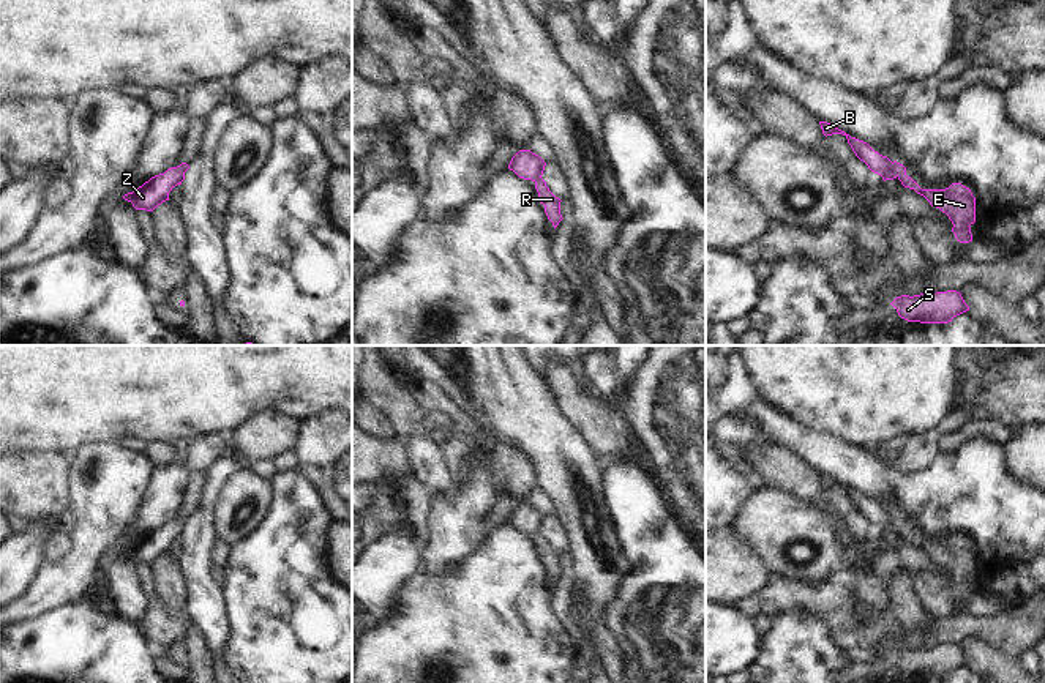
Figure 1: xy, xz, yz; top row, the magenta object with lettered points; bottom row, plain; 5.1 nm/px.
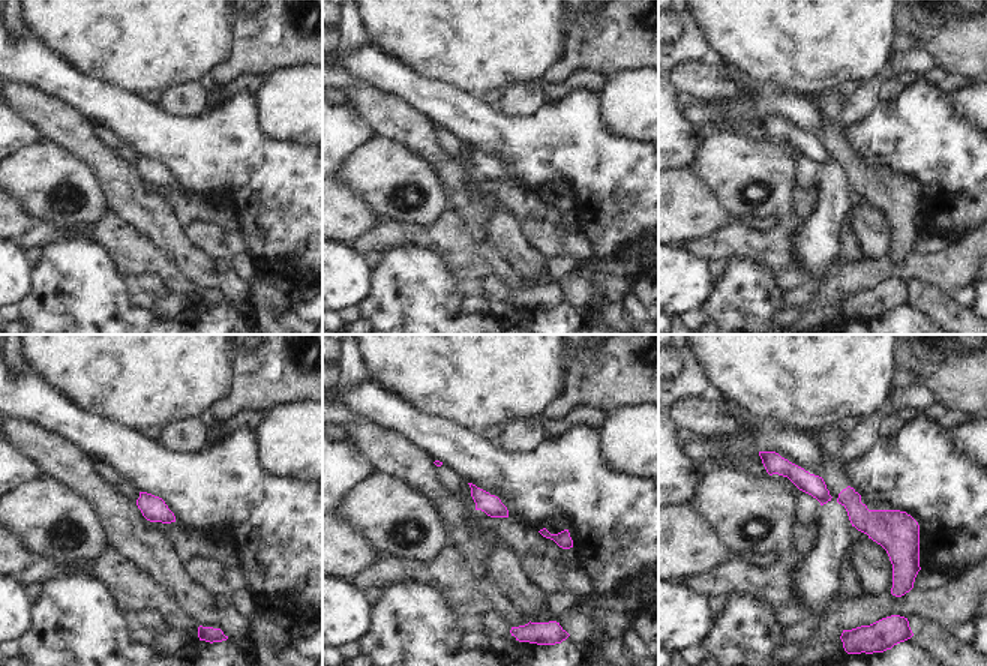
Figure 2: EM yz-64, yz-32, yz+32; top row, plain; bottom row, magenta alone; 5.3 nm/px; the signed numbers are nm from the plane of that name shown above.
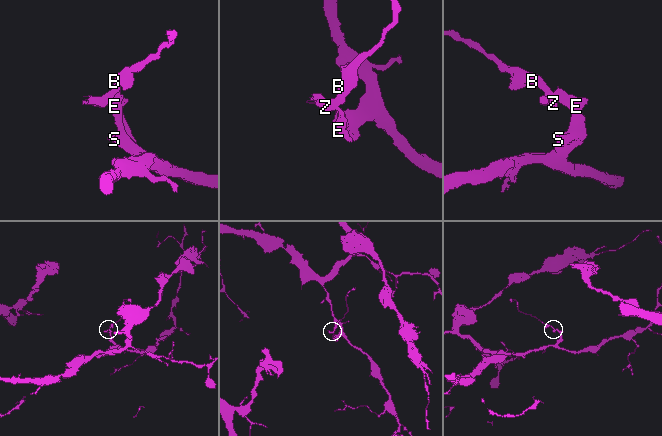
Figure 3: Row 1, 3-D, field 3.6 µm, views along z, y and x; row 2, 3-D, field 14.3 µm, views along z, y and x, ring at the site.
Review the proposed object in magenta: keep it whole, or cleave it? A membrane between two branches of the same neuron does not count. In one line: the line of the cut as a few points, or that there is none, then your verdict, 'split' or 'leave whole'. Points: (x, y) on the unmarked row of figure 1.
cut yz (891, 516), (897, 529); split

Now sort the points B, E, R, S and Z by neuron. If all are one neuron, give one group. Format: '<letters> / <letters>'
B Z / E R S

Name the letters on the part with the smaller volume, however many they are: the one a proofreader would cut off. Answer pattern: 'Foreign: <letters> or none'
Foreign: B, Z

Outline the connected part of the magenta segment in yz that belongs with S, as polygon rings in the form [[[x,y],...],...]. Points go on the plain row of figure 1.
[[[957,644],[936,645],[933,648],[901,648],[890,658],[901,672],[920,677],[949,677],[953,670],[969,664],[969,659]]]

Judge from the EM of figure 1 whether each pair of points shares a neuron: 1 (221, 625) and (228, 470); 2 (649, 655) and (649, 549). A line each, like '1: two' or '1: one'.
1: one
2: one

